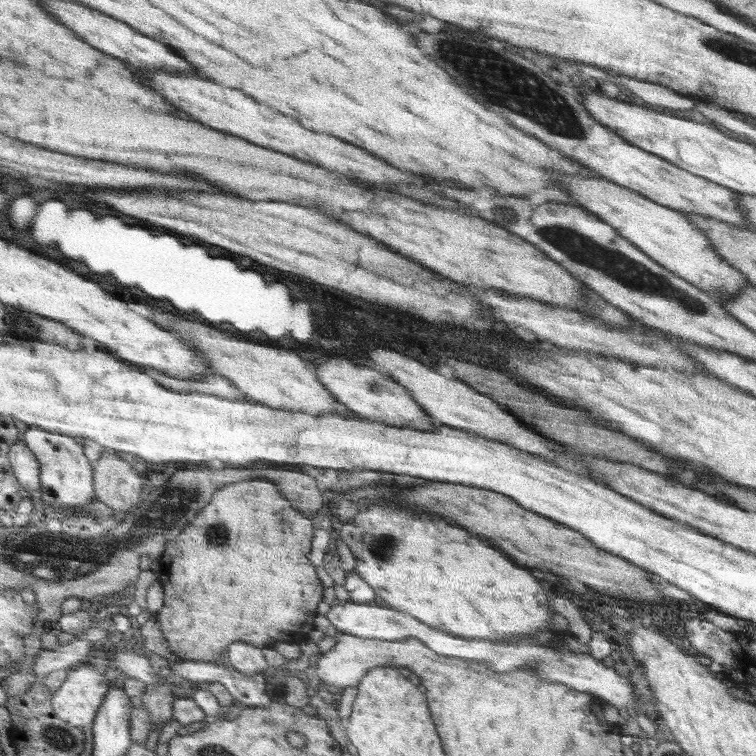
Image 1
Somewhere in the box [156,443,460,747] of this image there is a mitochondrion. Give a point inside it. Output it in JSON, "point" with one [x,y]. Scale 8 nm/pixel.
{"point":[218,534]}

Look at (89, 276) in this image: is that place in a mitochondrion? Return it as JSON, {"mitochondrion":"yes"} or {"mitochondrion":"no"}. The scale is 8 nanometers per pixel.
{"mitochondrion":"no"}

